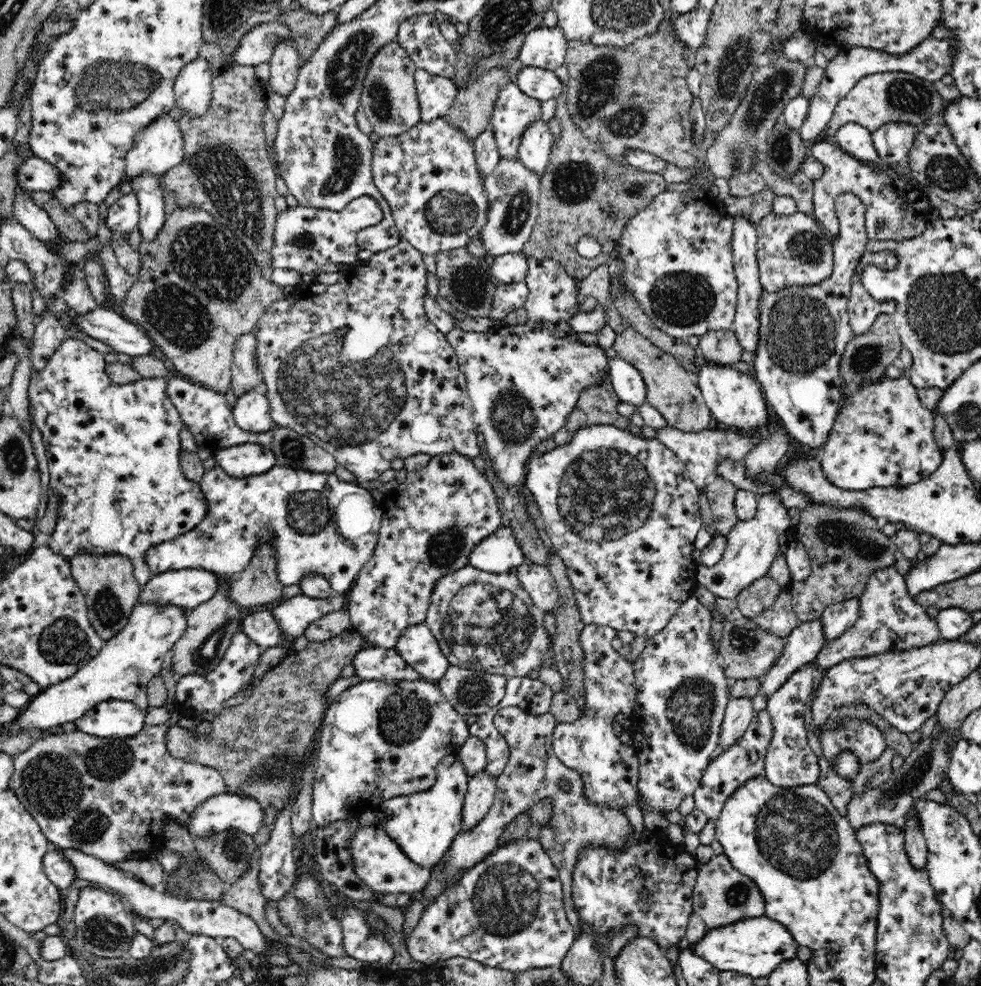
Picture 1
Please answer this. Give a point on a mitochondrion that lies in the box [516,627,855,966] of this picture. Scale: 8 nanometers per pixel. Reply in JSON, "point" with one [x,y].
{"point":[795,834]}

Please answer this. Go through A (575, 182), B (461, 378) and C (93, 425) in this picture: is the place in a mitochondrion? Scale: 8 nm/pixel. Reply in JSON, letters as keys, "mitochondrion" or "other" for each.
{"A":"mitochondrion","B":"other","C":"other"}

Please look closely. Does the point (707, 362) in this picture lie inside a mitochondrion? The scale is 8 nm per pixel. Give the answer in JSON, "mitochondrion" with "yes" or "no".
{"mitochondrion":"no"}

